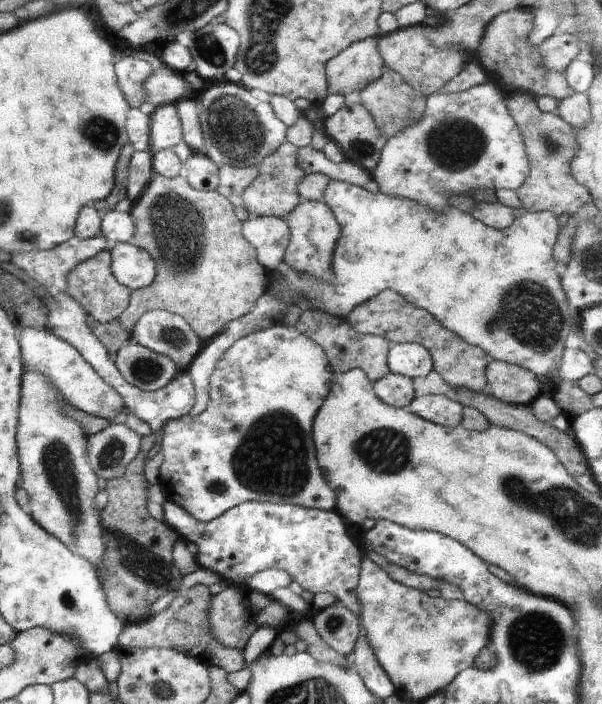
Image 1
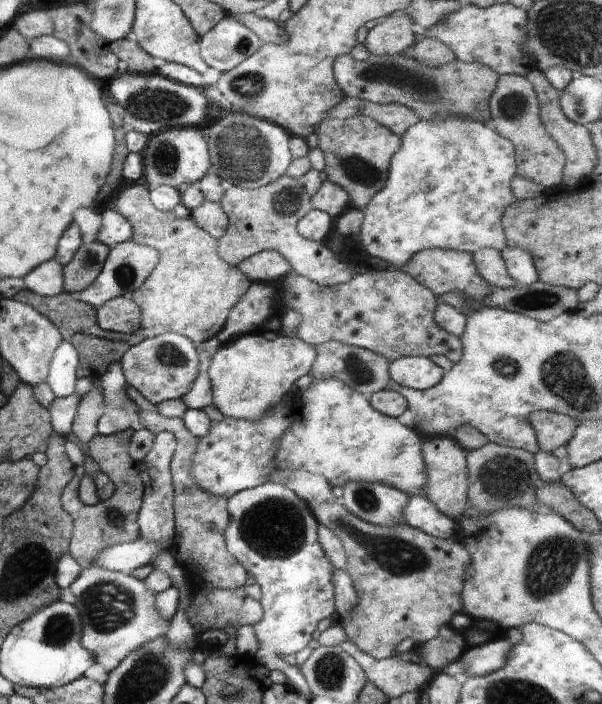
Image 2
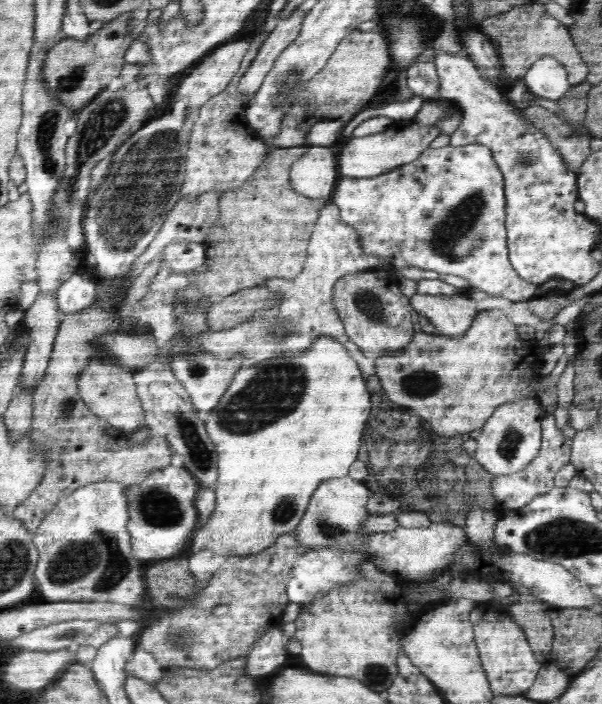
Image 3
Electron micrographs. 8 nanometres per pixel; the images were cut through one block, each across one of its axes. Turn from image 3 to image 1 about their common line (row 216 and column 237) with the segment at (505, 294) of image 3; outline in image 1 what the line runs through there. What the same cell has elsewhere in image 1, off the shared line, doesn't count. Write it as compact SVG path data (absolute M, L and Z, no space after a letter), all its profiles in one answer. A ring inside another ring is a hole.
M271 326L236 340L216 363L206 410L163 425L157 447L163 454L158 483L166 500L180 505L200 522L210 522L246 501L335 510L336 493L321 473L313 441L313 422L331 391L333 376L324 348L295 326Z

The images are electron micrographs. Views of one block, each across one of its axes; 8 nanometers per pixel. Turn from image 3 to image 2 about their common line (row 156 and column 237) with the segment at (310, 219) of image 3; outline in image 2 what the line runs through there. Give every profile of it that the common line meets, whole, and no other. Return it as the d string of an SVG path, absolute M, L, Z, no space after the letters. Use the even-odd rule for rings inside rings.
M143 181L139 183L124 183L114 201L115 210L118 211L132 225L132 240L141 245L148 245L157 250L158 262L144 281L144 284L130 294L140 309L142 329L152 330L155 335L162 333L178 333L189 338L195 347L201 342L216 336L226 322L229 310L236 301L251 287L251 280L240 272L232 263L227 263L217 251L218 240L206 230L200 228L198 223L187 215L180 218L173 211L158 210L151 201L149 190Z

